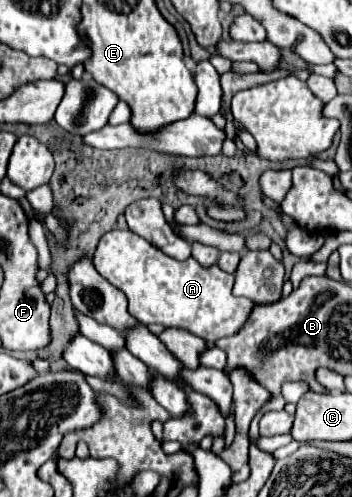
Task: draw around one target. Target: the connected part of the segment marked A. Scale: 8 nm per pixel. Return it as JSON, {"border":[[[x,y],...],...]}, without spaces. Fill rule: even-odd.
{"border":[[[129,229],[109,231],[101,237],[95,251],[95,267],[111,285],[127,295],[129,313],[139,323],[181,327],[205,341],[235,335],[253,307],[249,299],[233,297],[233,275],[221,271],[217,265],[199,267],[191,257],[177,261]]]}

